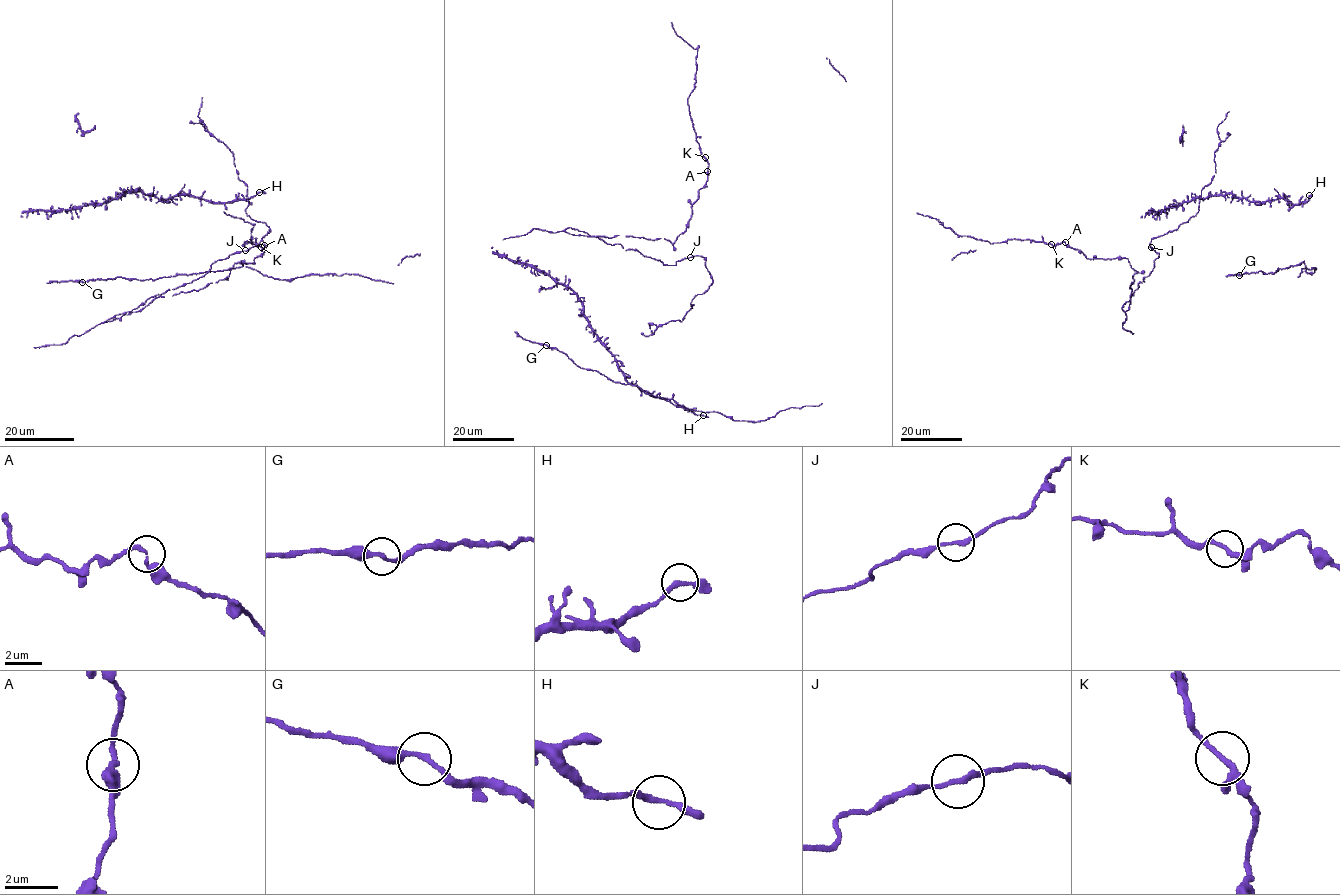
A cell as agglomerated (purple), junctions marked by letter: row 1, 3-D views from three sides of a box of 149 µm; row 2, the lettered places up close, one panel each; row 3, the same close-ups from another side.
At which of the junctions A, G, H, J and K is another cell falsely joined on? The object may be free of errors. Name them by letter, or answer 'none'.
none

